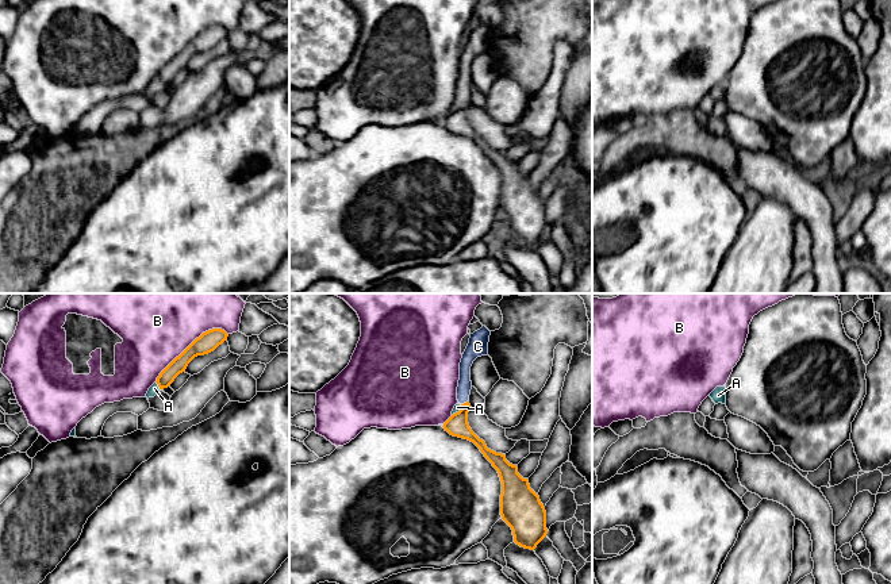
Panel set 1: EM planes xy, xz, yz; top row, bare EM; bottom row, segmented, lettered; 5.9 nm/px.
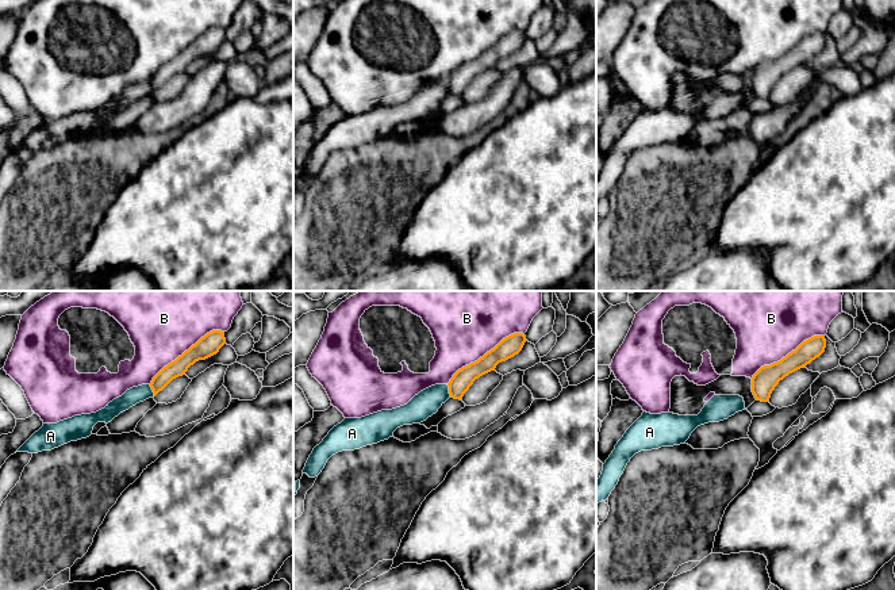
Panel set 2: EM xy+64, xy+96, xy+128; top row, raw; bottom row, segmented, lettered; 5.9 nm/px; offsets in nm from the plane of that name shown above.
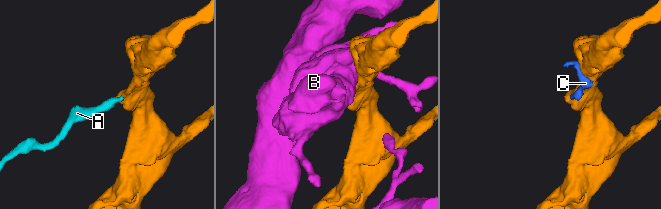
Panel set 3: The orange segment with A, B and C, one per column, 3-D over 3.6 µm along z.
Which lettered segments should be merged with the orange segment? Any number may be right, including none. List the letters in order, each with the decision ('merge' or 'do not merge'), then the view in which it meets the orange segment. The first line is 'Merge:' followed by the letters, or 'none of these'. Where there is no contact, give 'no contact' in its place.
Merge: none of these
A: do not merge; contact in xy
B: do not merge; contact in xy
C: do not merge; contact in xz

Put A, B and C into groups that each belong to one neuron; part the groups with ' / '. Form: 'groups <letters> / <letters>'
groups A C / B

